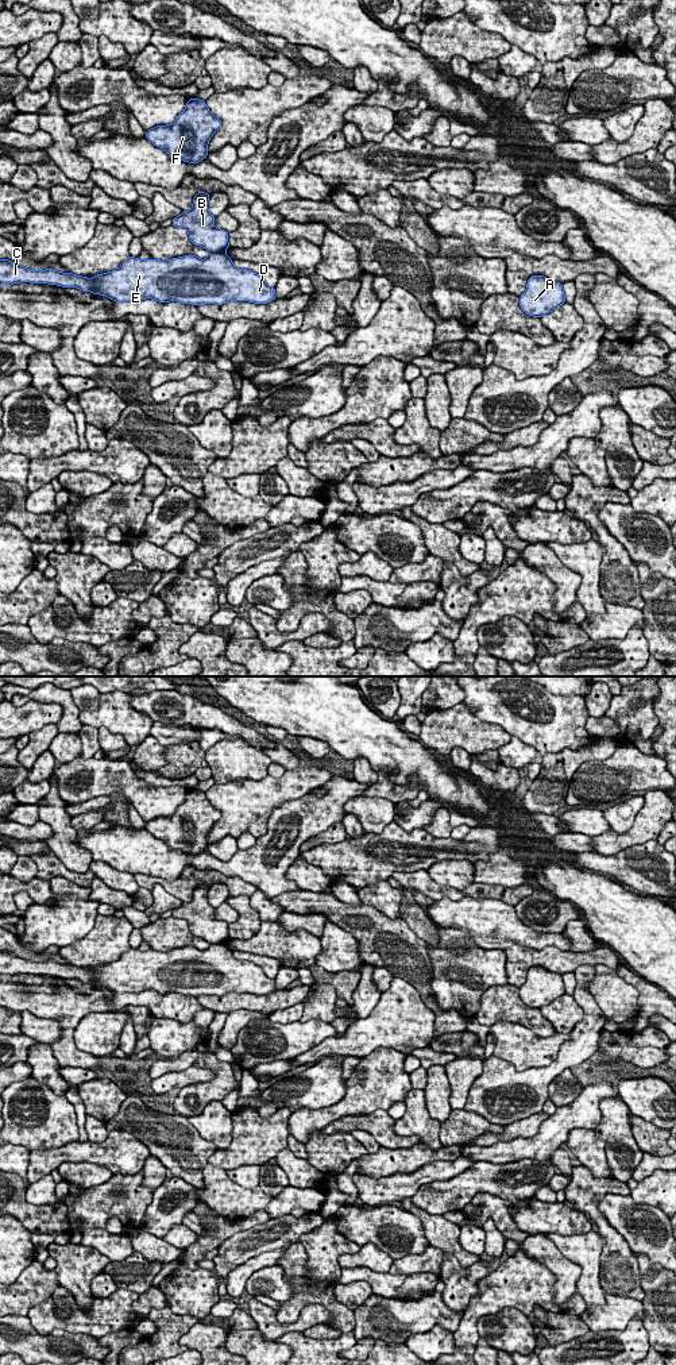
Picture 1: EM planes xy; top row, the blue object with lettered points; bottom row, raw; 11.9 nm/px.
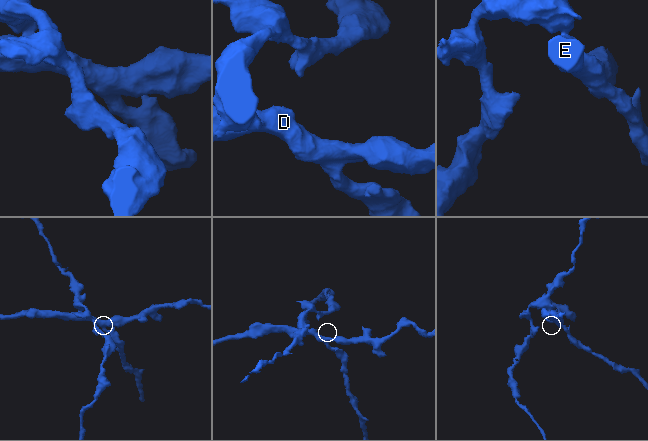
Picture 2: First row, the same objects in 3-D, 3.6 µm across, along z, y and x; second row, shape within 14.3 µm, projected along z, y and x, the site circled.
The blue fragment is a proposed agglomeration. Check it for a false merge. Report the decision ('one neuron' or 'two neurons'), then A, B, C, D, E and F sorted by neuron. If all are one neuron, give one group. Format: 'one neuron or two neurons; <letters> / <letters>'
two neurons; A C D E / B F

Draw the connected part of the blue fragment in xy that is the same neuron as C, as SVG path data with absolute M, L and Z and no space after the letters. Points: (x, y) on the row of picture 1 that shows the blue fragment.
M210 252L205 259L190 254L167 261L131 257L119 269L93 278L53 269L30 270L0 259L0 284L19 282L78 288L116 302L154 298L197 306L221 305L232 300L267 304L277 298L275 288L270 288L259 274L235 267L225 252Z

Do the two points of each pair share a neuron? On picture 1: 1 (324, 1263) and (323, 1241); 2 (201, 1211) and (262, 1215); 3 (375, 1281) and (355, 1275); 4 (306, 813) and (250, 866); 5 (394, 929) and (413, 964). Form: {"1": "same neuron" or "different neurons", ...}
{"1": "same neuron", "2": "same neuron", "3": "same neuron", "4": "same neuron", "5": "same neuron"}

